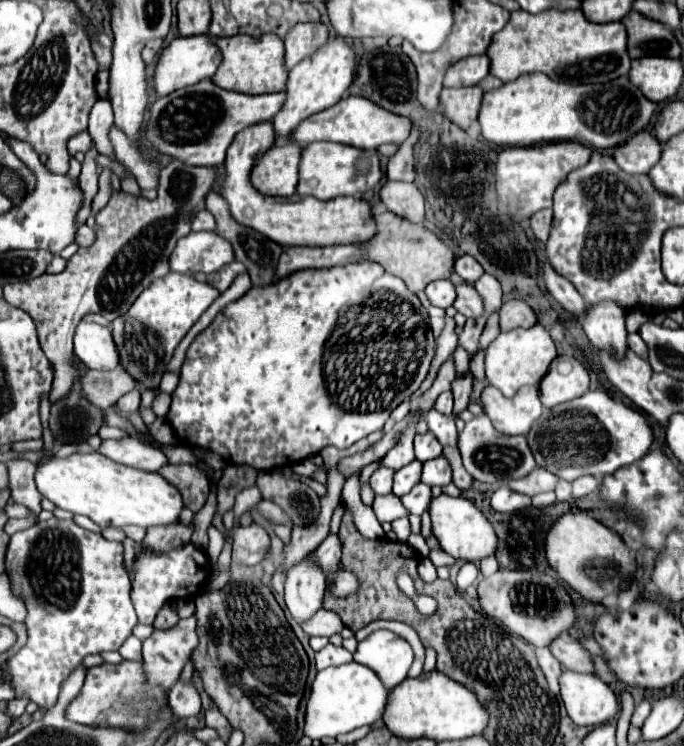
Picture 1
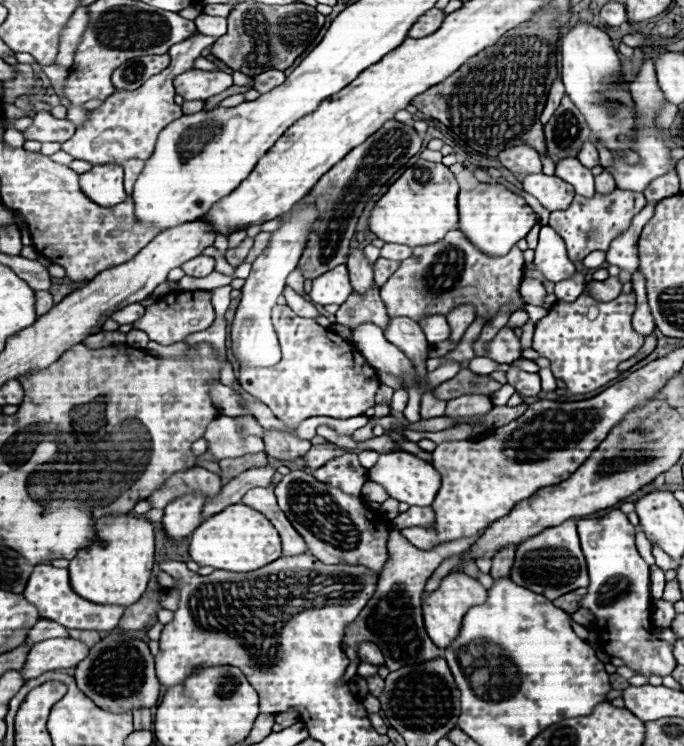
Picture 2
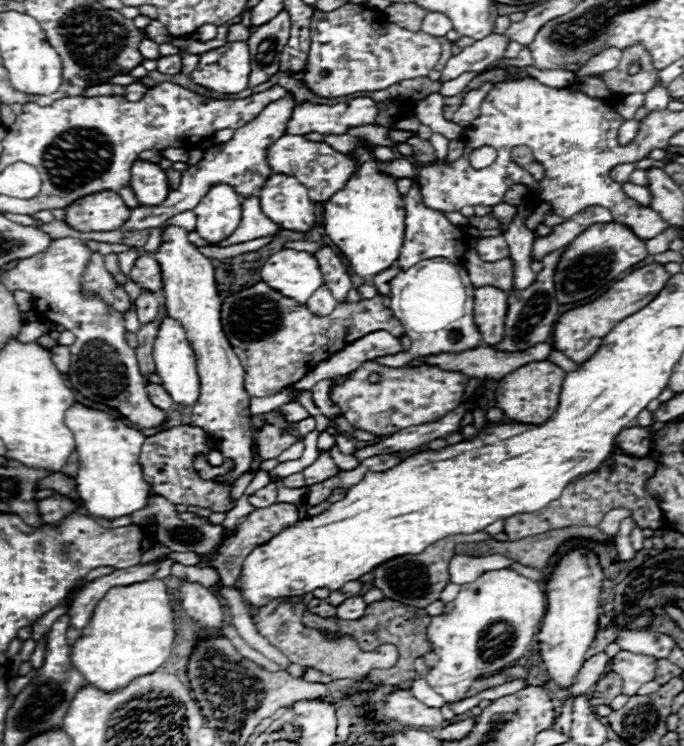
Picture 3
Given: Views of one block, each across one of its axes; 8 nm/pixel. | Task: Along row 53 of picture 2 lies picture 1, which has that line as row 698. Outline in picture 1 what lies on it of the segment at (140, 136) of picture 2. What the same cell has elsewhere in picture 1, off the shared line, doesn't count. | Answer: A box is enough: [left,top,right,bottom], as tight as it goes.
[168,680,202,718]

